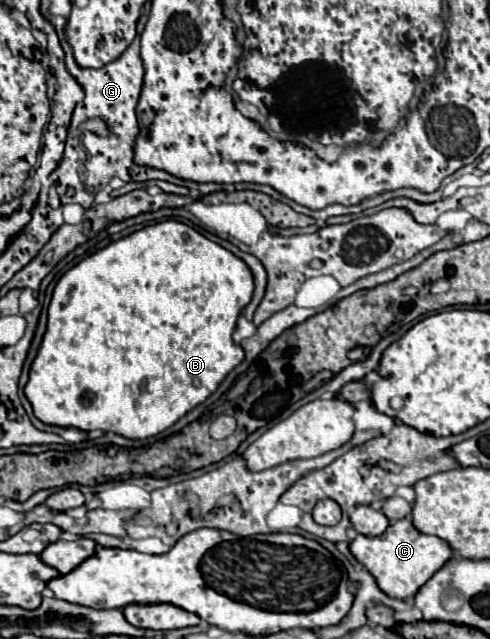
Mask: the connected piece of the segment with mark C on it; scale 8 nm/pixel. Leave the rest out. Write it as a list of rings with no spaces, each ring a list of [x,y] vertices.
[[[410,519],[392,521],[388,529],[378,537],[358,535],[354,541],[350,541],[350,551],[358,563],[362,563],[364,569],[374,577],[376,585],[388,597],[396,599],[414,597],[416,589],[420,589],[420,585],[424,585],[424,581],[428,581],[454,555],[444,539],[420,533]]]

